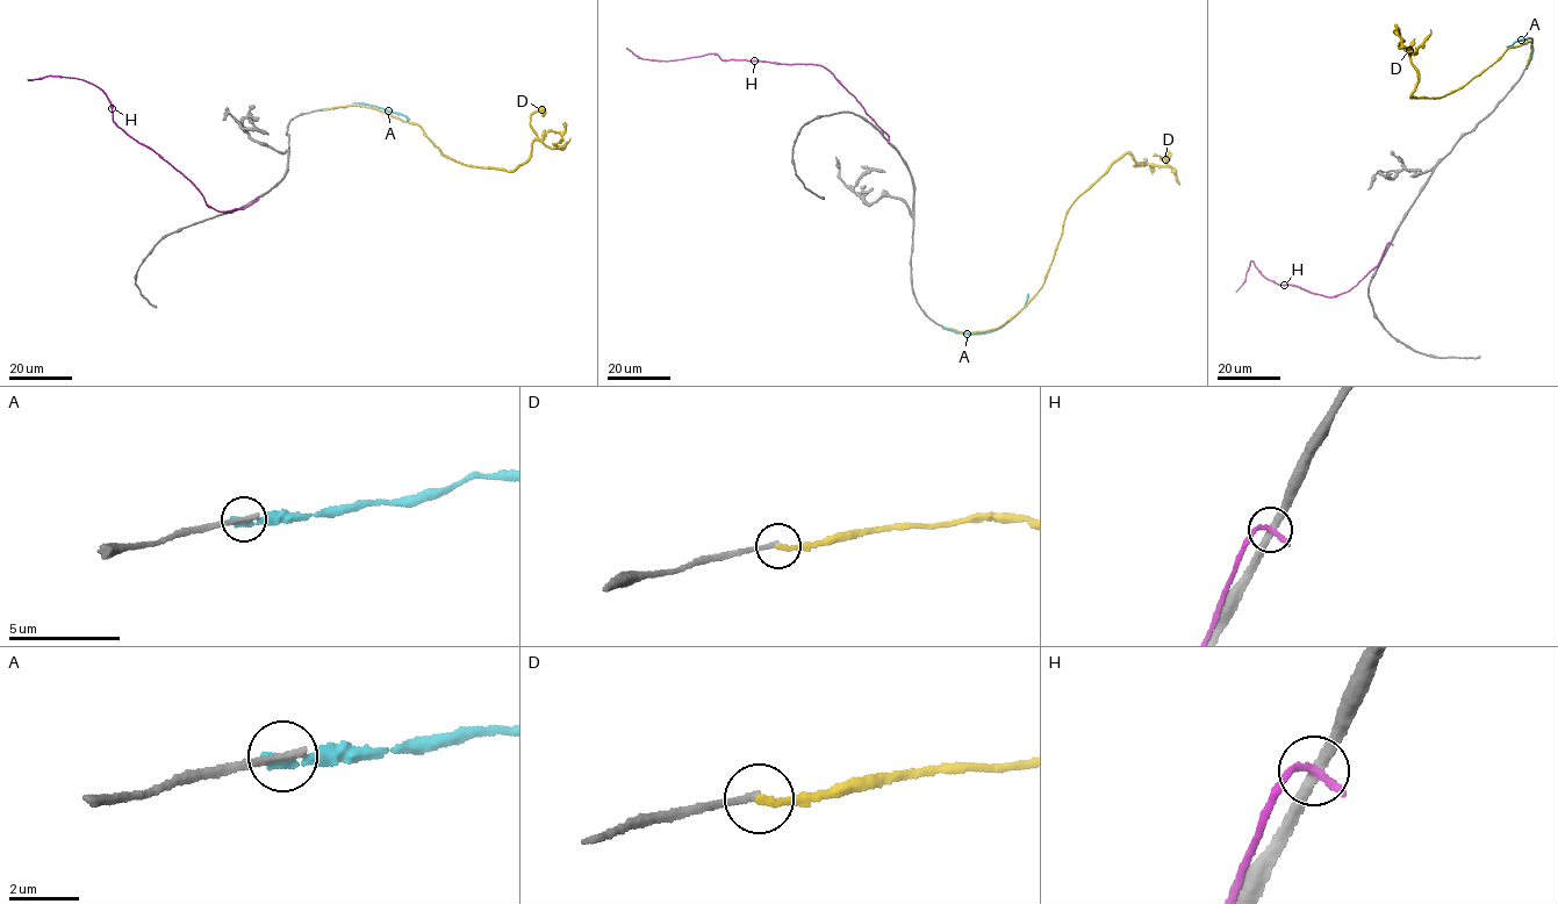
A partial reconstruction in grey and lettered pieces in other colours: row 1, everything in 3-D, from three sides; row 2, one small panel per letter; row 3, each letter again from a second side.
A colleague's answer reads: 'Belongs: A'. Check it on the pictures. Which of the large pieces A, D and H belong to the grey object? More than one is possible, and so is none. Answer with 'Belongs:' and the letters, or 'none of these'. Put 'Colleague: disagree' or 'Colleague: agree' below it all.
Belongs: none of these
Colleague: disagree

